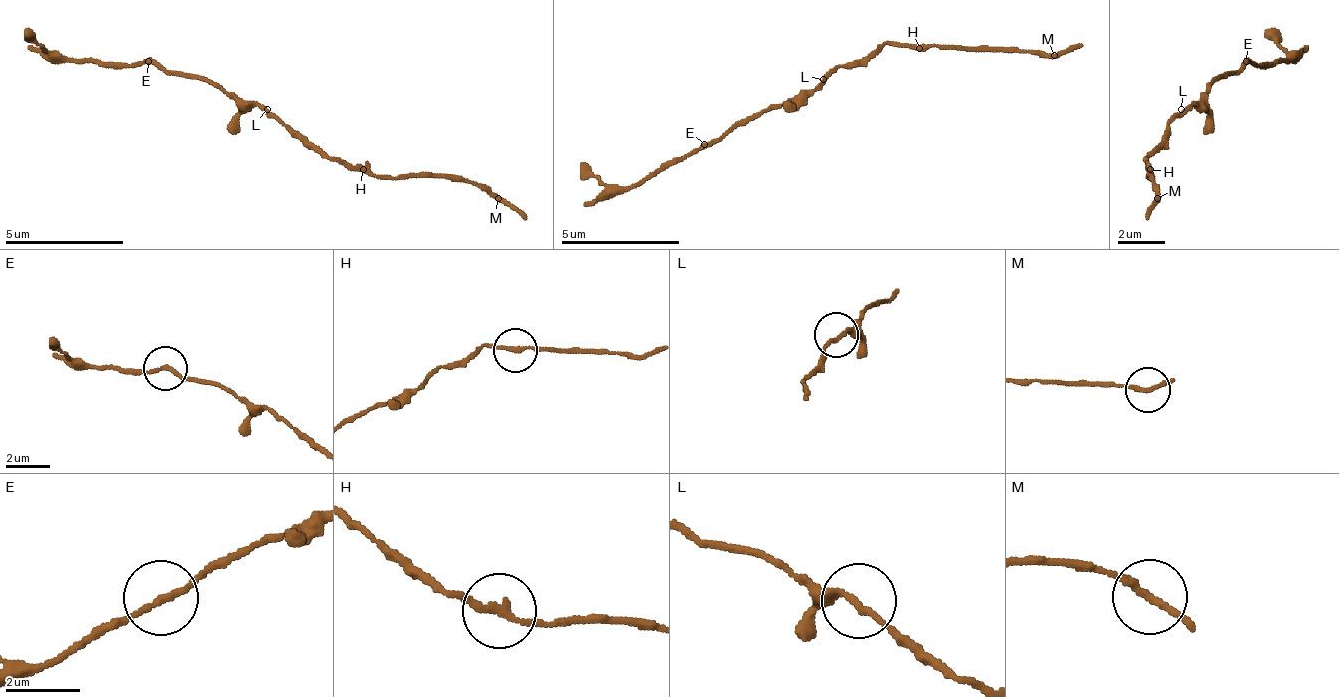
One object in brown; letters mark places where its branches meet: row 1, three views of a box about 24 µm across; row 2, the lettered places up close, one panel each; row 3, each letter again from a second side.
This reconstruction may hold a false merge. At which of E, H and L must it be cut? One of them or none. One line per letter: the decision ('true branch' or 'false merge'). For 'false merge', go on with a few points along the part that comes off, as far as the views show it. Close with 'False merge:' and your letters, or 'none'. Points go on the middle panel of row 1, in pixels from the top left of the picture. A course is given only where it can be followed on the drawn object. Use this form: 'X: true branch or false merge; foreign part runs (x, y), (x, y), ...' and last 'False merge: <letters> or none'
E: true branch
H: true branch
L: true branch
False merge: none

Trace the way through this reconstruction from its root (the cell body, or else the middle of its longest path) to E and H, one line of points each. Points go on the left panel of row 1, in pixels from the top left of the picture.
E: (267, 115), (255, 103), (243, 103), (201, 79), (190, 79), (184, 73), (166, 73), (148, 61)
H: (267, 115), (273, 115), (284, 126), (302, 132), (332, 156), (338, 156), (344, 162), (355, 162), (361, 168)

